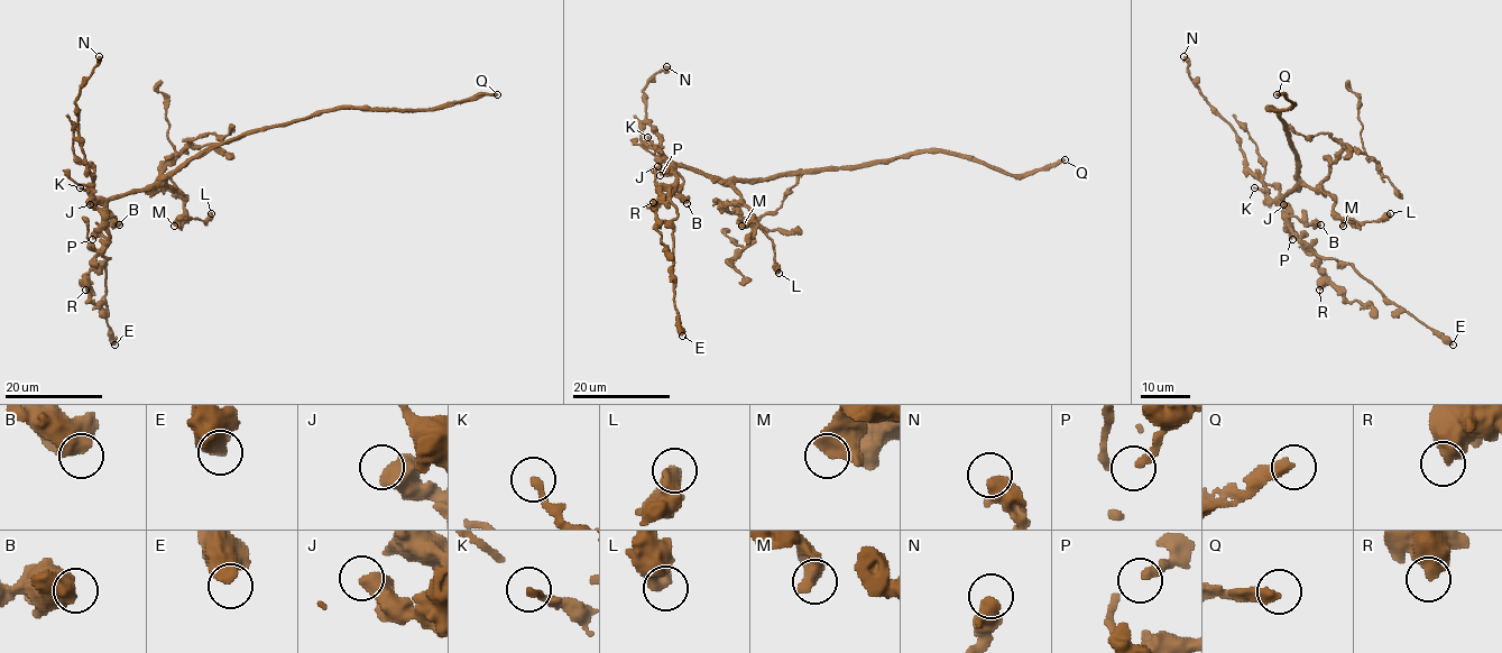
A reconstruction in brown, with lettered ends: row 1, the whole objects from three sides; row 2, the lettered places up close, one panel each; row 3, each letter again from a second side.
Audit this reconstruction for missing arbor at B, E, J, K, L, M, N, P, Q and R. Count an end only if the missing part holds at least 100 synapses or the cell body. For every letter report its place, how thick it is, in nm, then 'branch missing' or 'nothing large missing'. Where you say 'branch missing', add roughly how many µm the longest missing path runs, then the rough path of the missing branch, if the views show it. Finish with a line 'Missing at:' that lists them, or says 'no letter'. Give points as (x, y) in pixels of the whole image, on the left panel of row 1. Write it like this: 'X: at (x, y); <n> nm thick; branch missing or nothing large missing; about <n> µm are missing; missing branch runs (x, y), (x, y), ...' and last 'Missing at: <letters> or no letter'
B: at (119, 224); 800 nm thick; nothing large missing
E: at (114, 345); 600 nm thick; nothing large missing
J: at (90, 204); 650 nm thick; nothing large missing
K: at (80, 187); 240 nm thick; nothing large missing
L: at (211, 213); 600 nm thick; nothing large missing
M: at (174, 226); 460 nm thick; nothing large missing
N: at (99, 56); 600 nm thick; nothing large missing
P: at (92, 239); 300 nm thick; nothing large missing
Q: at (497, 94); 360 nm thick; branch missing; about 200 µm are missing
R: at (85, 290); 700 nm thick; nothing large missing
Missing at: Q

